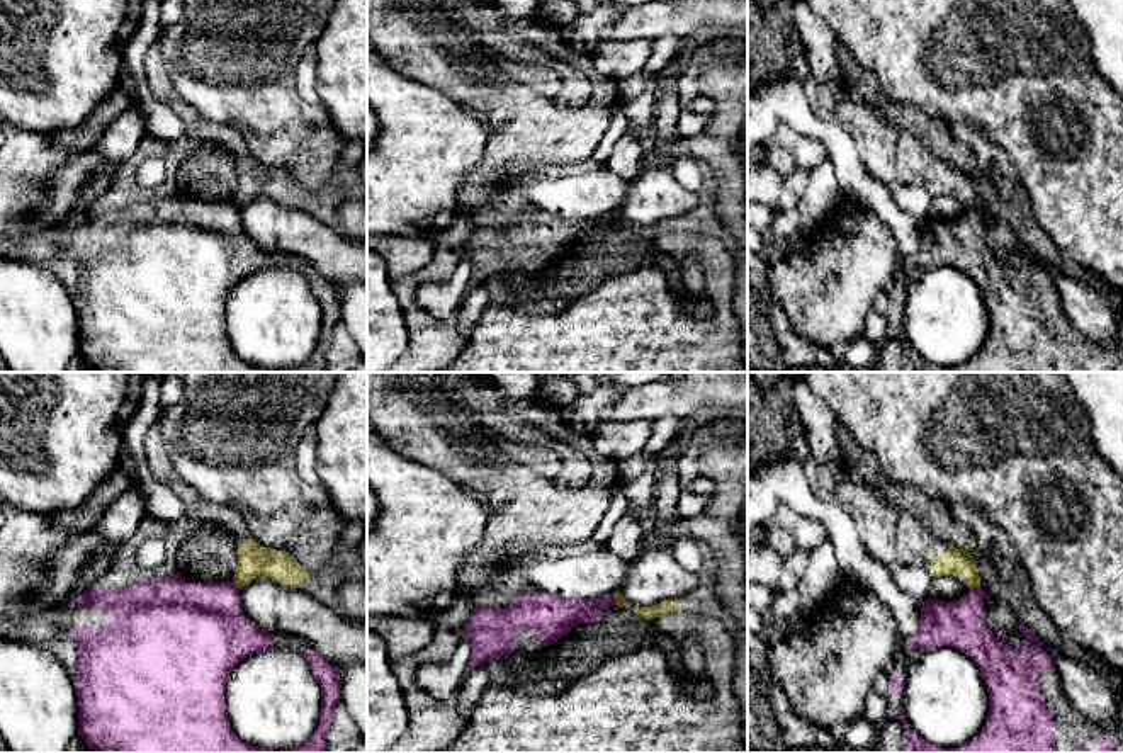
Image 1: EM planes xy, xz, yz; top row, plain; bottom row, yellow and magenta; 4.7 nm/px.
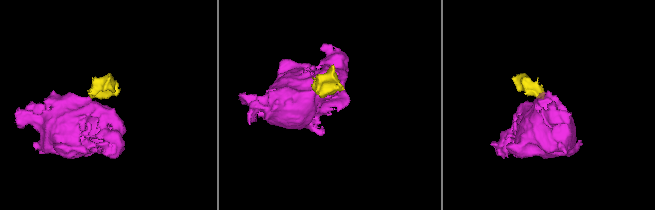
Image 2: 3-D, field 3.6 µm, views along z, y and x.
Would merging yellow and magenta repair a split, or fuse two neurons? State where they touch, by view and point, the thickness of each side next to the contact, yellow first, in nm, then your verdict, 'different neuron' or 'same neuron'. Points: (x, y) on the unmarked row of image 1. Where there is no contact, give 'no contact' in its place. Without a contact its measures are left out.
meets yellow in xz at (615, 218); 60 nm thick on the yellow side, 140 nm on the other; different neuron

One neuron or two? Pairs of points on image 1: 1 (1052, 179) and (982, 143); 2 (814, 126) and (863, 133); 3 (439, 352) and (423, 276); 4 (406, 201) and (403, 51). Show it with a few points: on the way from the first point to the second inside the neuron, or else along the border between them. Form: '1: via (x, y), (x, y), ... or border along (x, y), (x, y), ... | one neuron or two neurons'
1: border along (996, 145), (1004, 152), (1018, 175) | two neurons
2: border along (836, 121), (855, 143), (863, 165) | two neurons
3: via (427, 334), (411, 315), (410, 293) | one neuron
4: border along (384, 60), (400, 73), (440, 92) | two neurons

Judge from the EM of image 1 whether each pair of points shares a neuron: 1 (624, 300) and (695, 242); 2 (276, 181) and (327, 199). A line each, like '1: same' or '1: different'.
1: same
2: same

